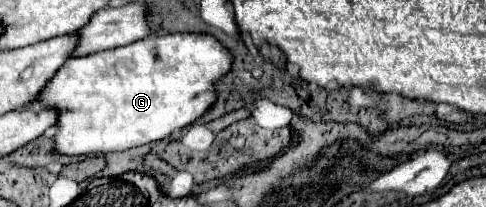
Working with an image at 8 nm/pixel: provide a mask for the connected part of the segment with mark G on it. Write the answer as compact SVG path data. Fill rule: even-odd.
M168 33L150 35L142 41L92 53L86 57L74 57L66 61L66 67L50 81L50 87L36 99L40 107L58 107L60 117L56 123L54 143L56 151L64 155L90 155L126 151L130 147L148 145L170 137L174 131L192 125L200 119L218 97L216 83L232 71L234 55L212 35L206 33Z

